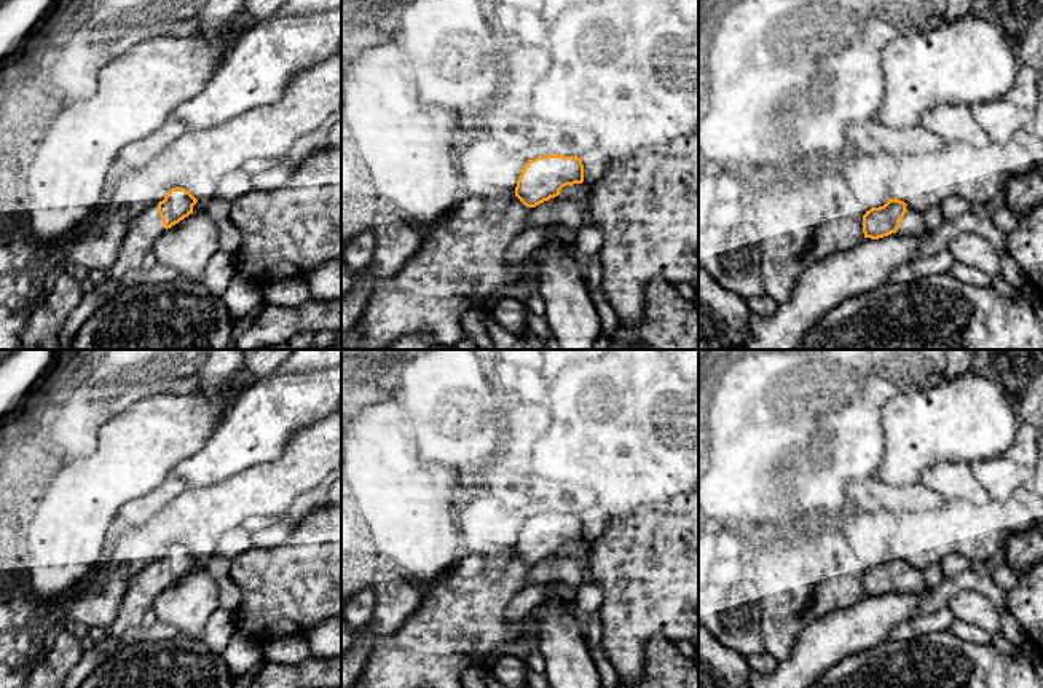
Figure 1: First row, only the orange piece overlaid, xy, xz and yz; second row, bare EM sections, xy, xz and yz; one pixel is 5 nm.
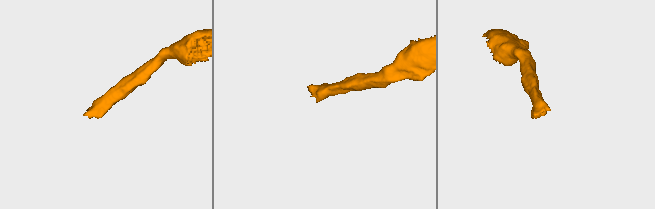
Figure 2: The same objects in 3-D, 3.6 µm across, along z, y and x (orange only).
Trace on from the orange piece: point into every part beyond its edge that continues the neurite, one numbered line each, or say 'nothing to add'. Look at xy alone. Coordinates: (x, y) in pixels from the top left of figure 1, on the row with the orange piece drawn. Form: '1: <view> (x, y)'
1: xy (147, 227)

